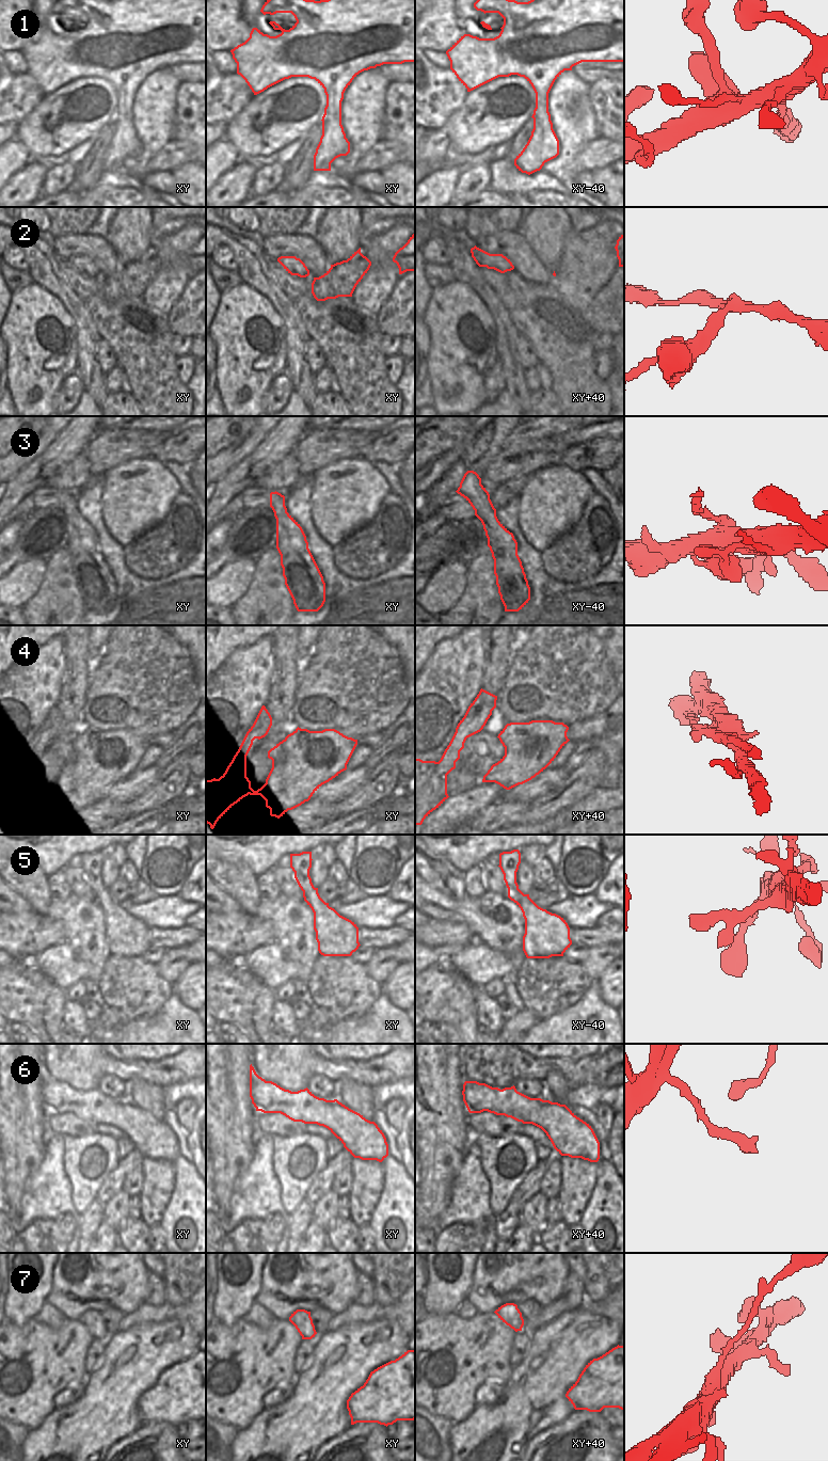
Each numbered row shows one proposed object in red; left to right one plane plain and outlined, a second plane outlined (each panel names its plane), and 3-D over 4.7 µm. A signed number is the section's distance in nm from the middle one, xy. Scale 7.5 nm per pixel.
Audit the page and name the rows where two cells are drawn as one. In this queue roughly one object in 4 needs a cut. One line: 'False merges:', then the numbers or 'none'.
False merges: 2, 3, 4, 7

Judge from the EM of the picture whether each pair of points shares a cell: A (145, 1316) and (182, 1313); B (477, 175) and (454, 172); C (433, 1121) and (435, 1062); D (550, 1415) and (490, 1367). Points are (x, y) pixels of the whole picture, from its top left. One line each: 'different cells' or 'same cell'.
A: same cell
B: different cells
C: same cell
D: different cells

